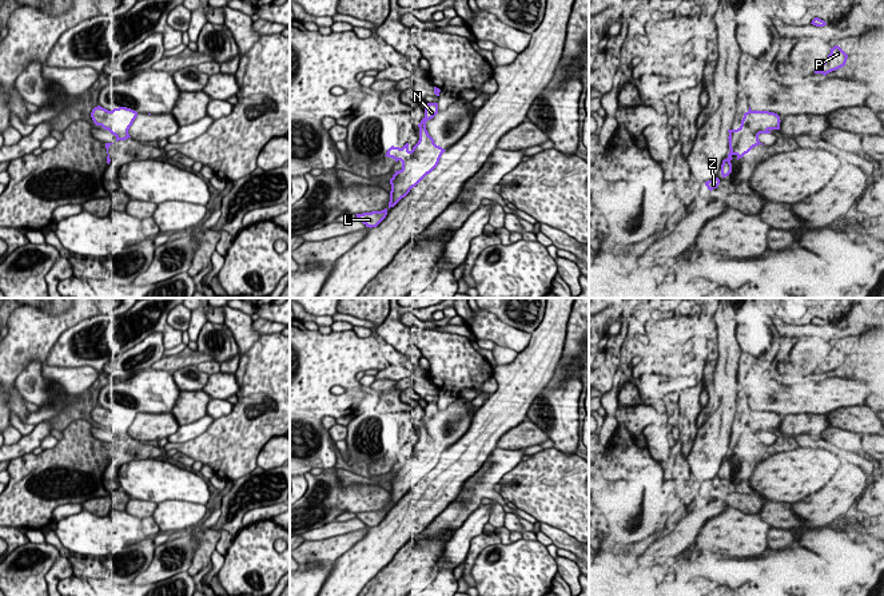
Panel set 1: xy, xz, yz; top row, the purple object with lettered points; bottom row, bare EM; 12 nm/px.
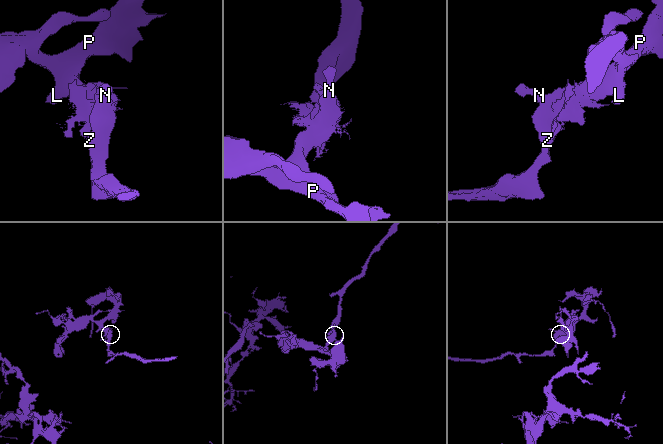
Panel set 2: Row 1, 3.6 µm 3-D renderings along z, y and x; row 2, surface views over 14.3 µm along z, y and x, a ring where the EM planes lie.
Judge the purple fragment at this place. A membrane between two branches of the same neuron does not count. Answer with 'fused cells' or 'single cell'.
single cell

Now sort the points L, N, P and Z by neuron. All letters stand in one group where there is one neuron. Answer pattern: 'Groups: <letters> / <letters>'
Groups: L N P Z

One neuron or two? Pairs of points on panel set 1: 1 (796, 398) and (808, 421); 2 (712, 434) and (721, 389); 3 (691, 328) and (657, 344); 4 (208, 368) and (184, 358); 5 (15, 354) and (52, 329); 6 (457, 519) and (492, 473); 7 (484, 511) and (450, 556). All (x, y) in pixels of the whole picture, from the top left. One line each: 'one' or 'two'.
1: two
2: one
3: one
4: two
5: one
6: one
7: one

